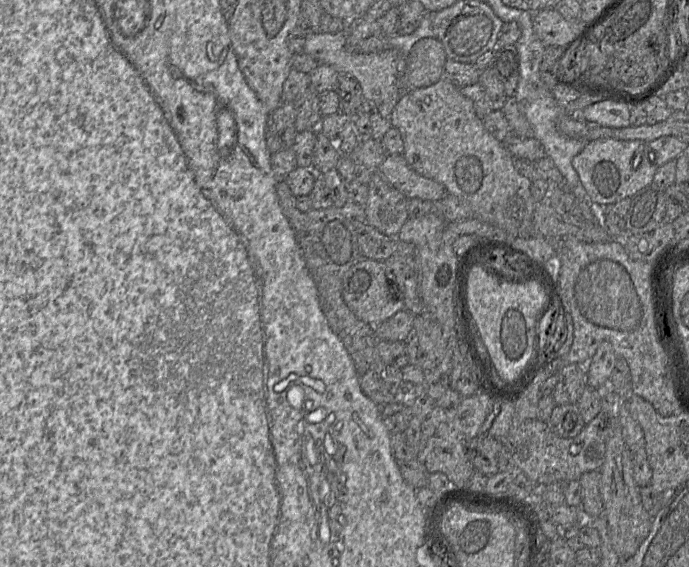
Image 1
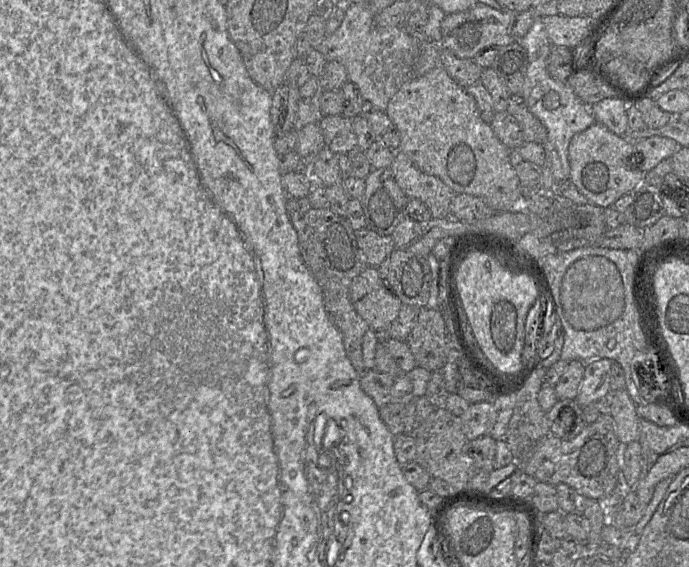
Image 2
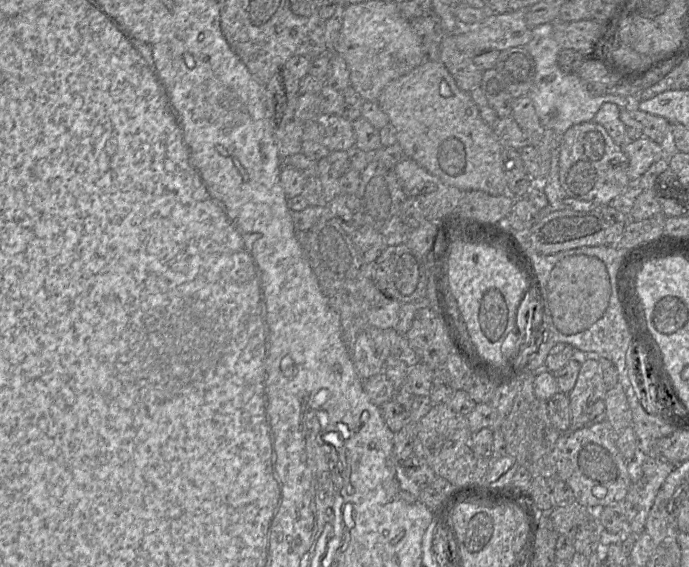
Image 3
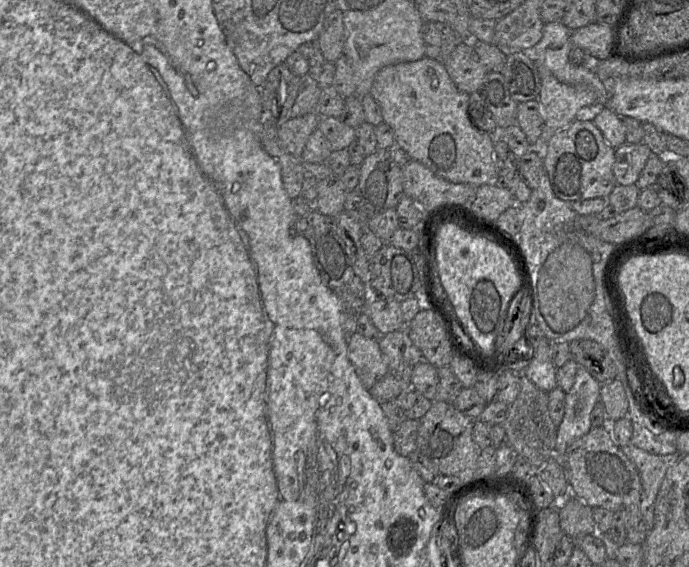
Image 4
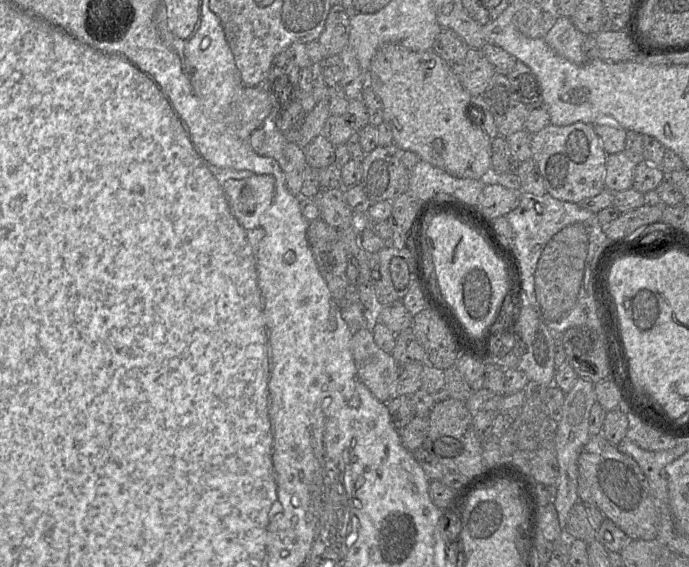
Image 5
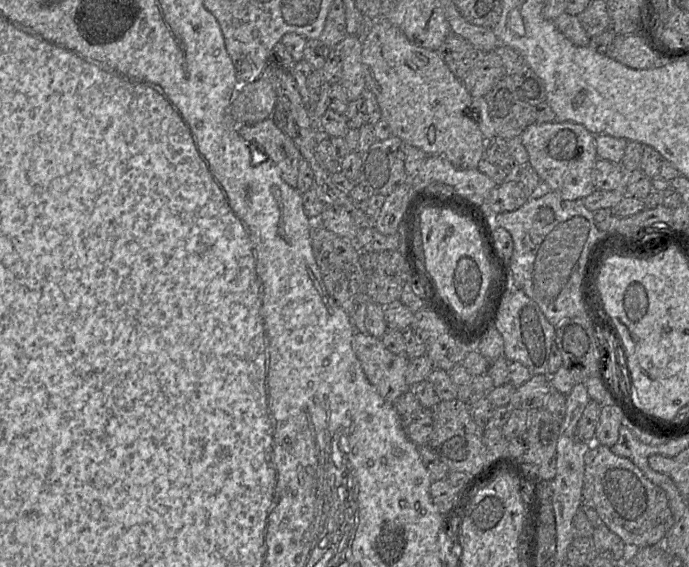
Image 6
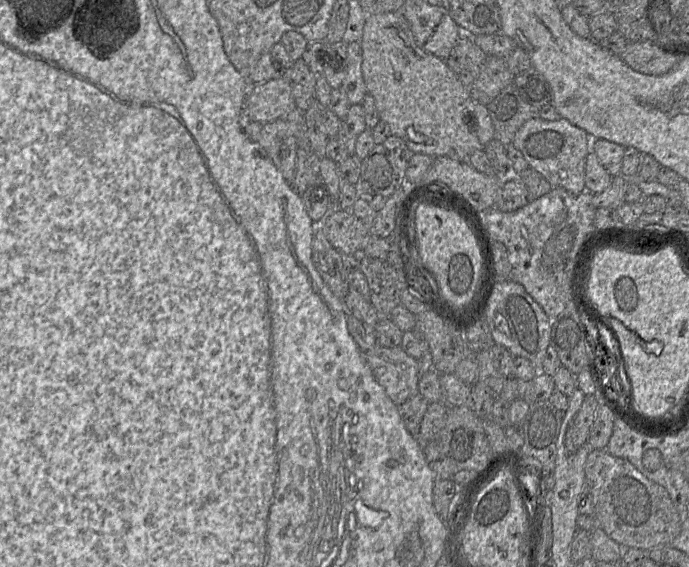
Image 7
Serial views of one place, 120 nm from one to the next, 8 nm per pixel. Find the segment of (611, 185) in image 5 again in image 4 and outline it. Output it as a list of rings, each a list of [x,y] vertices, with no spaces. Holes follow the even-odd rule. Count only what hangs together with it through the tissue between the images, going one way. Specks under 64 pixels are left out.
[[[624,143],[615,149],[613,174],[616,185],[628,186],[636,184],[641,171],[651,155],[651,150],[644,143]]]

